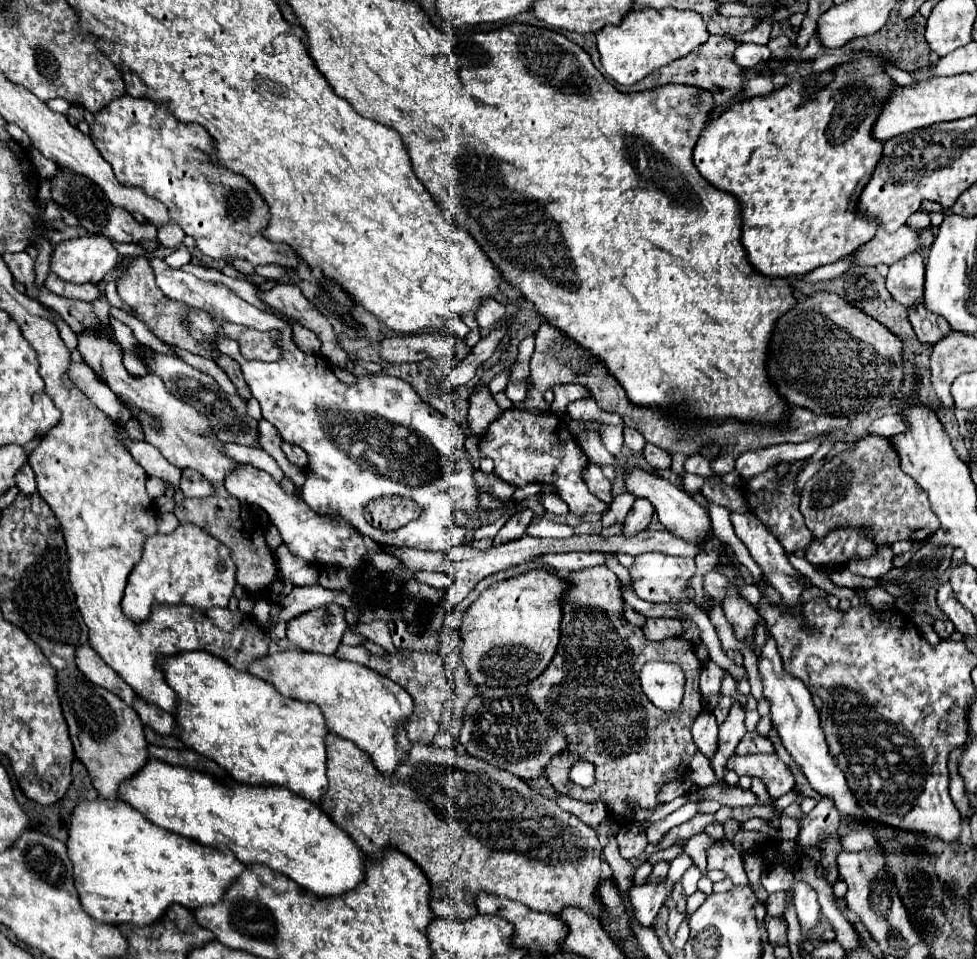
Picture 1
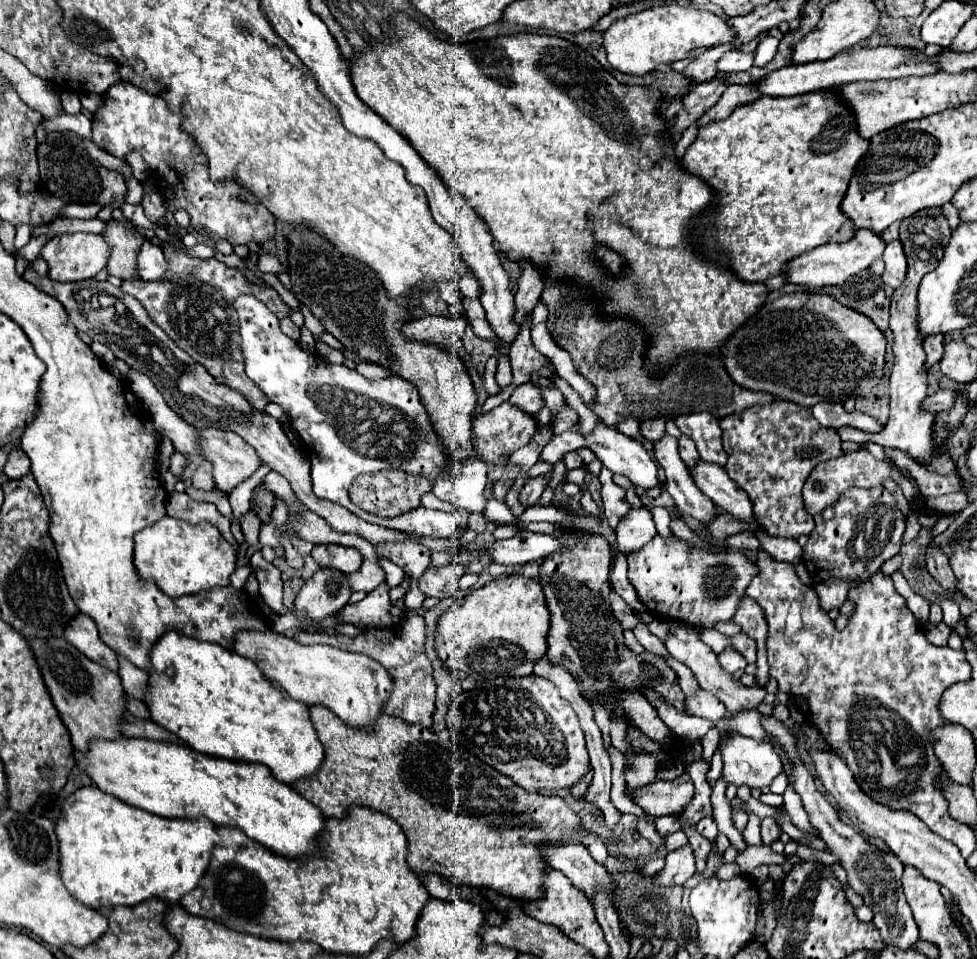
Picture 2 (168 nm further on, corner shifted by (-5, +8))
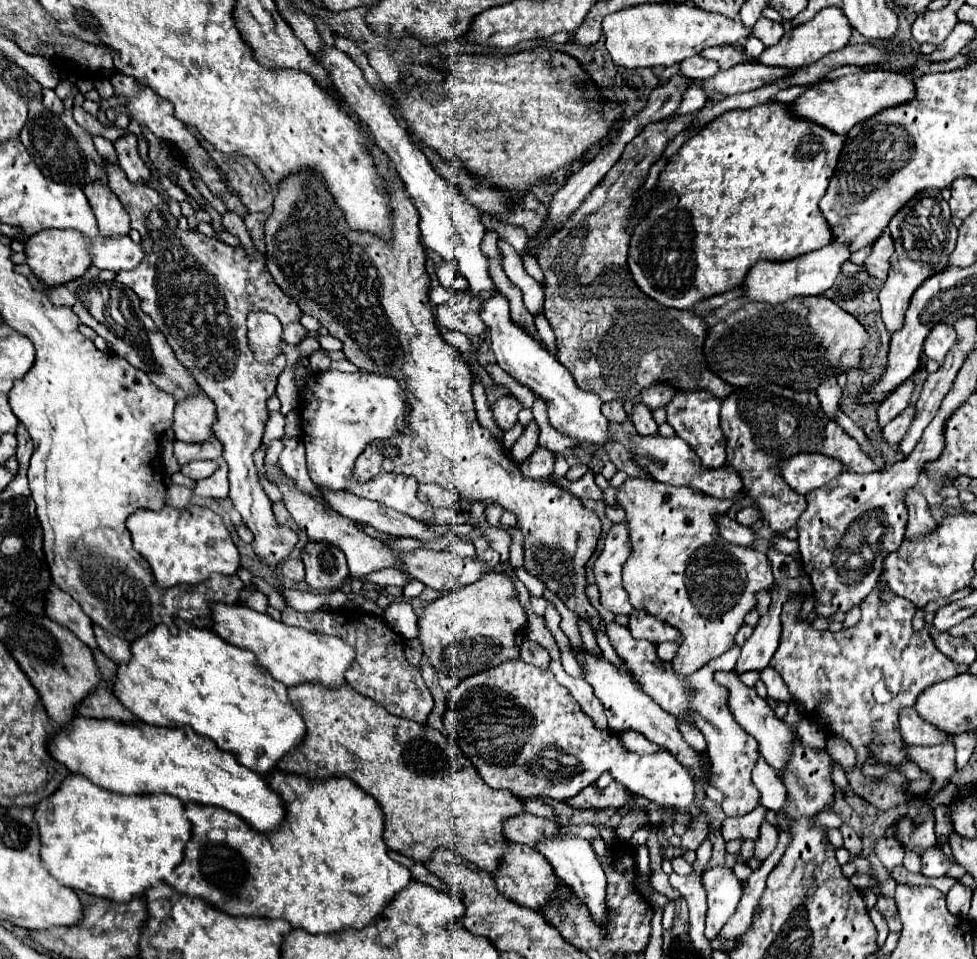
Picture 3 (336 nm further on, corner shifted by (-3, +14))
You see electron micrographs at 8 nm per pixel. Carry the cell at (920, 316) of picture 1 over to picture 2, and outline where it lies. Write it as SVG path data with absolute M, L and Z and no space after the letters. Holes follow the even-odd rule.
M928 335L928 339L924 339L924 351L926 351L926 367L940 361L944 353L944 335Z

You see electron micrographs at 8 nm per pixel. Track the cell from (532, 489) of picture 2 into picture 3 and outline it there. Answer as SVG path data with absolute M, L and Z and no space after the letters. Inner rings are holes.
M538 445L530 457L520 463L520 471L530 479L548 479L554 471L554 453L542 445Z

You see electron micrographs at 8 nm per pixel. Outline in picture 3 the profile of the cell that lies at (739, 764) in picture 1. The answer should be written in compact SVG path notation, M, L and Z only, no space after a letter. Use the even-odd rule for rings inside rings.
M608 623L606 635L614 651L618 653L618 657L628 667L634 681L642 687L642 691L650 695L664 711L668 711L670 715L678 719L684 719L686 723L692 723L706 737L708 757L710 757L710 763L714 765L712 785L726 795L722 803L726 817L744 817L746 813L750 813L760 801L760 793L750 781L750 773L758 759L758 743L734 721L730 707L726 705L728 691L714 681L714 671L706 665L690 677L678 677L670 663L658 661L654 643L634 639L630 631L618 623Z

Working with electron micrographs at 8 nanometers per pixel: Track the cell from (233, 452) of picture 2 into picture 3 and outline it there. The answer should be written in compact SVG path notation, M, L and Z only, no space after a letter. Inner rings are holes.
M202 391L178 401L174 407L174 421L172 421L176 439L186 443L206 441L208 437L214 435L210 429L212 423L216 421L214 415L216 415L214 403Z

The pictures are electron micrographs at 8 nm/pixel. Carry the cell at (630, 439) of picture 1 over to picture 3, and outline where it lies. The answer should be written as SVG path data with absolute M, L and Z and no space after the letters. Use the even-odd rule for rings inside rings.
M608 401L602 405L602 413L608 421L616 421L616 423L622 423L626 421L626 411L622 407L620 401Z

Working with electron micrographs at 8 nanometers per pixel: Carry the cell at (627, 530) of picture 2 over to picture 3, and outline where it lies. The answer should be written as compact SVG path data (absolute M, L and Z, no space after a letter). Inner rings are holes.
M626 521L612 525L604 539L604 551L594 561L594 577L600 589L600 603L612 613L630 615L634 609L622 587L622 565L630 557L630 539Z

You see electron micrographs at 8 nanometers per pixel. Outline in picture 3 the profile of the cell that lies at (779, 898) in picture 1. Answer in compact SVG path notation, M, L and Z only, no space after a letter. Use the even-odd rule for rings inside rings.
M764 823L760 827L760 837L756 839L756 847L754 847L754 857L758 857L760 861L764 861L774 849L776 849L776 843L778 843L778 833L772 825Z

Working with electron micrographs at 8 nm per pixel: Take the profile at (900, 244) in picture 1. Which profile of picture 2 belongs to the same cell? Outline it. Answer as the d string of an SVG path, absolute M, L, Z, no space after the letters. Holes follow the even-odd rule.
M856 231L856 235L846 243L826 243L822 247L816 247L810 253L804 253L788 263L788 281L800 283L808 287L824 287L824 285L842 285L848 277L854 273L868 269L876 259L882 259L884 247L888 243L882 239L882 235L876 235L874 231Z

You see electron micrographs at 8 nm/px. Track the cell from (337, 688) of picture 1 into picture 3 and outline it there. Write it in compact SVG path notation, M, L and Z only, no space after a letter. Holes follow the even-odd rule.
M214 605L214 609L210 609L210 615L214 617L214 633L218 637L222 637L226 643L252 651L258 663L286 687L300 685L304 681L322 681L330 687L340 687L346 683L344 673L354 659L354 649L342 639L284 625L266 613L258 613L242 605Z

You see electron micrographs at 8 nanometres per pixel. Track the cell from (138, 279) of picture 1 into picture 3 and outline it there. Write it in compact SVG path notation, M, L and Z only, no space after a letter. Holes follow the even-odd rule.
M94 181L90 185L84 185L82 191L88 197L90 207L94 209L102 235L128 235L130 217L118 197L106 185L106 181Z

